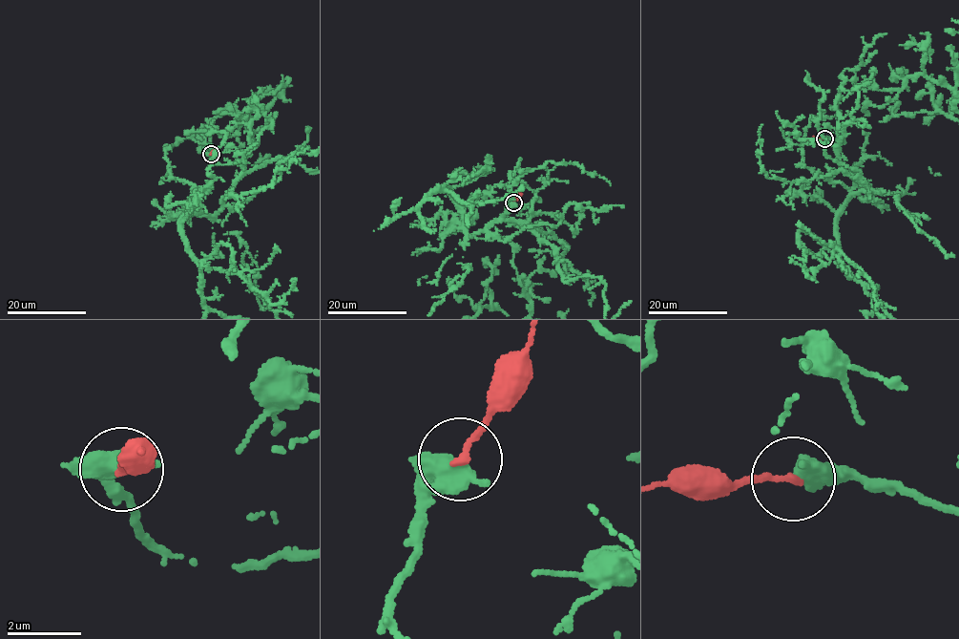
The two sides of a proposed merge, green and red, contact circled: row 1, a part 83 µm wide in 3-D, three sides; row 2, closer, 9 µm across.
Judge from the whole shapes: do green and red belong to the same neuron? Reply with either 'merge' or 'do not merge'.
do not merge

